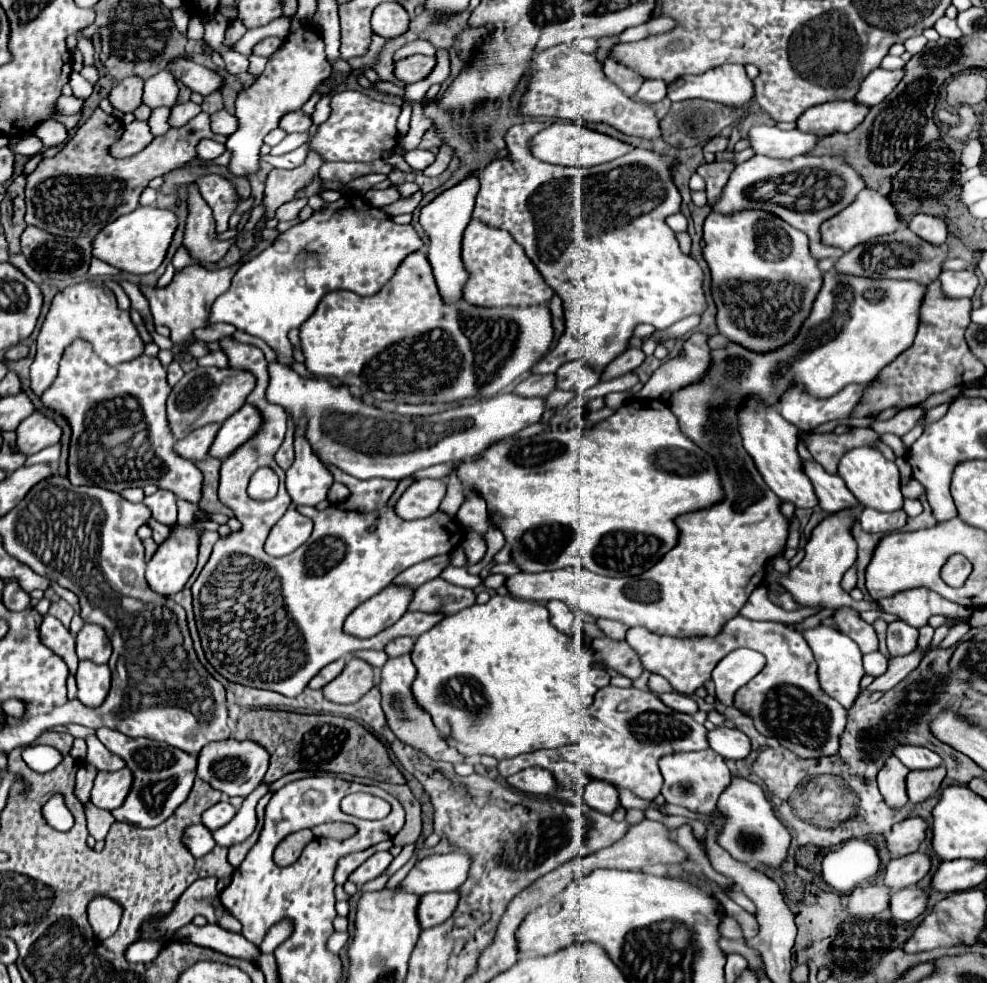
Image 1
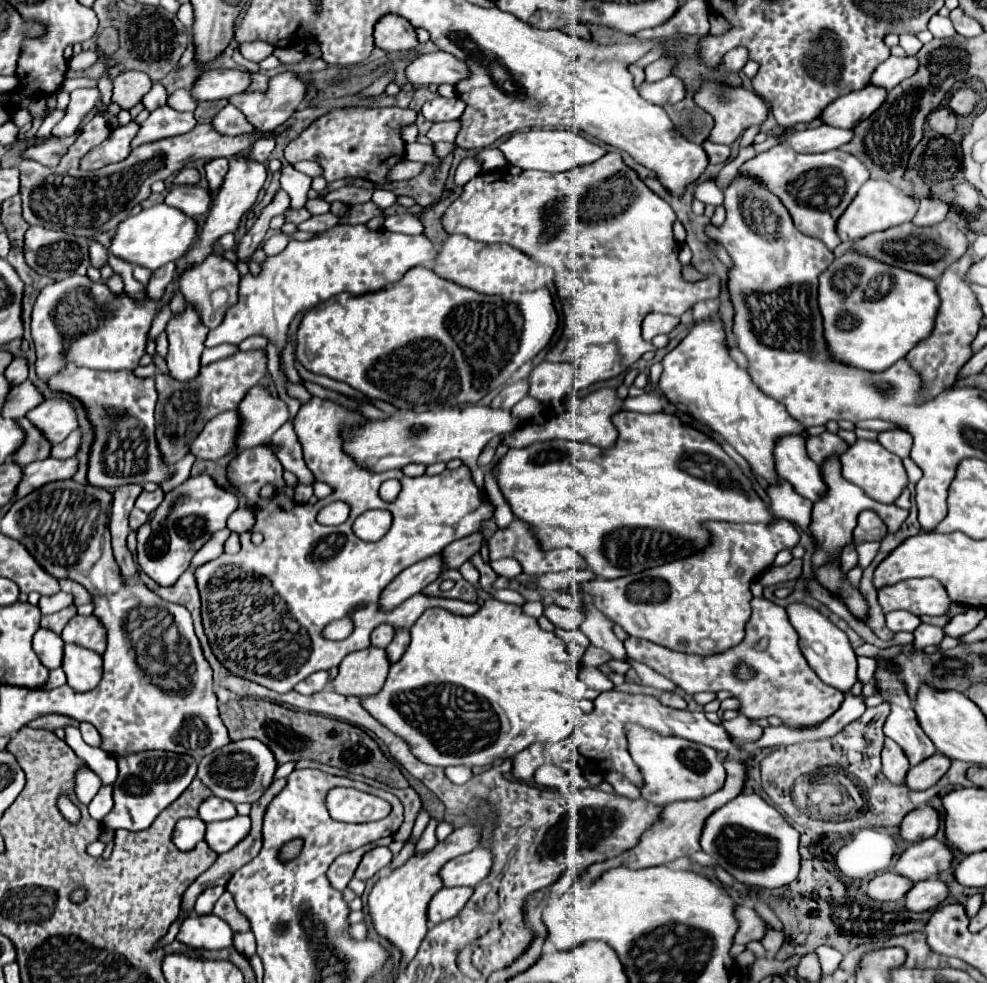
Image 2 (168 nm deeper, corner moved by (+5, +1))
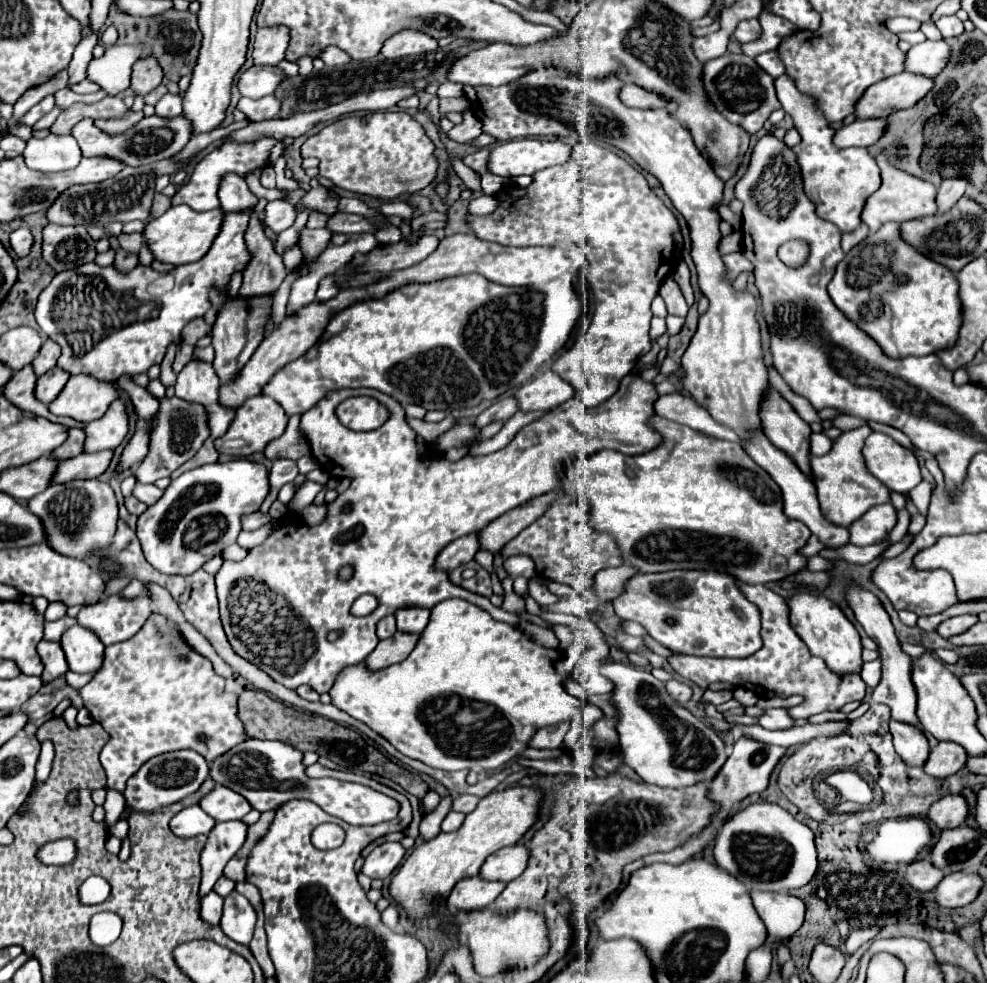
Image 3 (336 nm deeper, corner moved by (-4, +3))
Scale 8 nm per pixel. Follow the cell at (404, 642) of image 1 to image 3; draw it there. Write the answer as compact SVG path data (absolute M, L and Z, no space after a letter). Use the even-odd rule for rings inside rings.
M386 616L378 622L378 638L386 640L392 638L396 634L396 618L394 616Z

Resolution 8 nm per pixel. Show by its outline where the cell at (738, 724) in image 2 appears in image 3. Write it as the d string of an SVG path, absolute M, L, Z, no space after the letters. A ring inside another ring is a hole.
M776 708L776 710L764 710L764 714L758 718L758 724L766 730L786 730L794 722L784 708Z

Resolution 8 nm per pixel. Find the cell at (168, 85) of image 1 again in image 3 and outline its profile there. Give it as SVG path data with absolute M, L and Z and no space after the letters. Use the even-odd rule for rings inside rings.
M170 92L164 94L156 104L156 114L162 116L162 118L182 114L182 98L178 94L170 94Z

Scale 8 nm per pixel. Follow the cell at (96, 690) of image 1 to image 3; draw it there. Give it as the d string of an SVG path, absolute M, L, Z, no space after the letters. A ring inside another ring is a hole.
M76 624L64 632L60 644L72 672L96 674L100 670L100 664L104 662L104 644L94 632Z

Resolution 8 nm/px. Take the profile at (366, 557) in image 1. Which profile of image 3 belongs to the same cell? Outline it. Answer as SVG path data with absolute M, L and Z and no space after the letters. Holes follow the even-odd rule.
M630 372L628 376L622 378L616 394L610 396L600 406L586 408L580 400L570 398L568 402L550 410L540 420L534 420L528 426L524 426L514 436L514 440L498 452L492 452L488 456L474 456L474 458L464 456L458 462L448 462L444 460L444 456L430 452L430 462L418 462L418 450L414 442L416 432L406 424L404 410L394 398L368 388L328 392L324 400L320 400L314 408L302 414L300 430L304 432L320 468L330 472L330 476L334 478L350 478L352 482L344 494L340 494L334 502L326 506L328 510L326 518L318 526L310 526L302 522L296 514L286 516L284 522L288 520L288 524L292 524L292 536L286 534L280 538L276 530L260 546L254 546L252 550L248 550L248 556L244 560L240 562L226 560L222 564L222 568L216 574L216 592L220 602L220 620L224 624L228 642L232 644L232 650L244 660L248 660L250 664L256 664L262 672L266 672L272 680L284 684L286 688L298 688L300 684L308 684L316 692L324 694L324 692L330 692L336 674L340 674L340 668L362 662L376 648L378 620L382 620L388 614L394 614L400 608L432 608L438 602L448 598L468 600L484 608L488 614L492 614L500 622L520 624L522 630L532 634L538 644L548 648L558 648L558 638L554 636L552 630L524 622L516 614L510 614L504 608L494 606L488 598L468 592L460 586L454 586L448 580L448 574L434 572L432 564L436 560L436 554L444 546L448 546L452 540L468 532L478 532L484 526L488 526L488 522L502 516L504 512L536 496L552 492L560 482L560 472L562 472L560 464L570 462L572 458L592 456L594 452L604 448L618 450L630 456L644 454L650 448L656 448L660 442L660 436L656 436L656 432L648 426L648 418L654 414L652 404L656 398L658 394L654 386L648 382L642 382L638 374ZM352 396L376 398L380 404L388 408L390 418L380 428L370 432L356 432L342 426L336 416L336 408L340 402ZM346 502L352 504L352 510L348 514L342 514L340 510L342 510L342 504ZM344 566L352 566L354 574L362 574L362 576L352 574L350 580L342 582L338 574ZM362 594L378 596L380 606L378 610L374 610L374 614L358 618L350 614L350 606ZM332 628L344 630L344 634L336 642L326 640L326 634Z

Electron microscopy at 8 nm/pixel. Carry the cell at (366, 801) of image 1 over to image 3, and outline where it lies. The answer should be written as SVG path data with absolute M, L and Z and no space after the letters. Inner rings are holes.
M248 738L236 748L228 750L224 756L218 756L210 764L210 778L226 788L232 788L240 796L244 796L252 808L266 812L272 808L282 806L294 798L306 798L318 804L324 812L348 822L348 824L380 824L398 816L400 804L394 798L388 798L382 792L376 792L368 786L340 782L334 778L320 778L312 780L304 774L302 754L284 742L270 742L270 740L256 740Z

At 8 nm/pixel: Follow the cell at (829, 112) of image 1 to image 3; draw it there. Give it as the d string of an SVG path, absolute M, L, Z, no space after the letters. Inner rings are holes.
M896 74L890 78L884 78L872 88L864 92L864 96L856 102L854 114L858 120L876 118L876 116L890 116L896 110L910 108L920 98L926 96L926 92L932 88L932 78L916 76L916 74Z

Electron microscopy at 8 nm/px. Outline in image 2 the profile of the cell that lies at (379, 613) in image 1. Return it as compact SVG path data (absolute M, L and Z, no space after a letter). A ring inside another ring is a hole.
M441 554L429 556L429 558L409 566L383 590L381 610L391 610L391 608L399 606L399 602L403 602L407 596L413 596L413 594L421 592L427 584L435 582L441 572L443 572Z

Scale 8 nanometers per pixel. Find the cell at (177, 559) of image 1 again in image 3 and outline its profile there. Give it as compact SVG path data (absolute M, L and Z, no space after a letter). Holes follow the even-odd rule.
M248 460L206 464L184 472L164 490L164 496L138 518L138 540L146 560L162 574L192 574L208 558L236 542L240 516L260 508L270 490L268 470ZM212 534L212 540L204 536Z

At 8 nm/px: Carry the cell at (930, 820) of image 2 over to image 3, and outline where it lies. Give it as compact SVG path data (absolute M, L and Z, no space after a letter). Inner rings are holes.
M960 794L940 798L936 804L932 804L932 808L926 814L928 822L940 830L960 826L966 816L968 816L968 804Z

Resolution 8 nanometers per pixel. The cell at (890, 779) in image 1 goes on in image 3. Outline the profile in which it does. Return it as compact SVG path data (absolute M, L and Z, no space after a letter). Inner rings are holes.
M890 720L890 734L894 736L894 748L904 764L922 766L928 760L928 740L924 740L924 734L918 728Z

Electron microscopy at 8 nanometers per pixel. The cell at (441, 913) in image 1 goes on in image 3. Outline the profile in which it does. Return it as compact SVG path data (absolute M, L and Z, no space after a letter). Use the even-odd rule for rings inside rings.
M480 876L460 880L452 888L452 892L446 900L446 908L452 914L482 910L488 904L492 904L492 900L496 900L496 896L504 890L504 886L506 886L504 882L488 882Z

